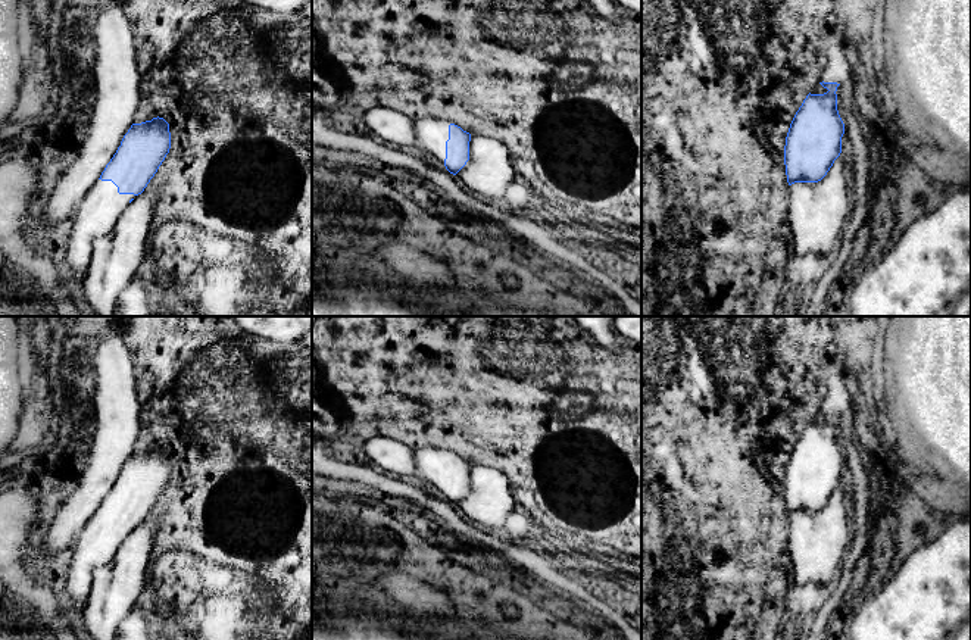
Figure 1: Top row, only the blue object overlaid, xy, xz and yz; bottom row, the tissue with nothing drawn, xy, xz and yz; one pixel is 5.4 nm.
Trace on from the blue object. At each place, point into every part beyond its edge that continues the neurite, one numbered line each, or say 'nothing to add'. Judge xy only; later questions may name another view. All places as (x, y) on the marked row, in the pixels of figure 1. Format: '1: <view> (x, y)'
1: xy (97, 212)

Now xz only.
1: xz (431, 133)

